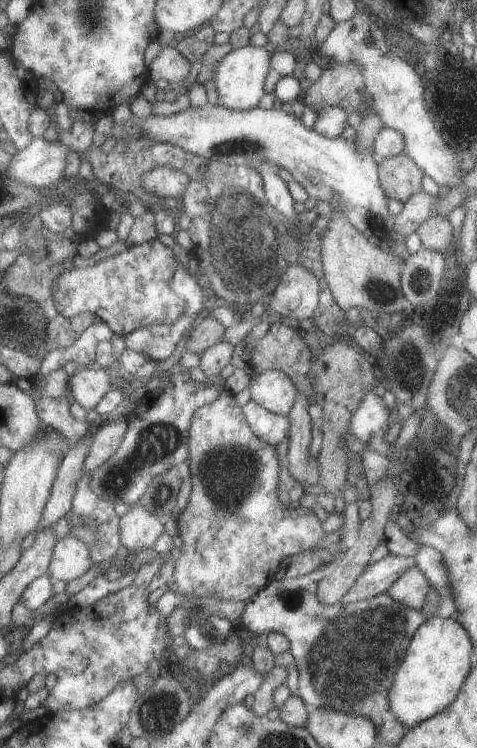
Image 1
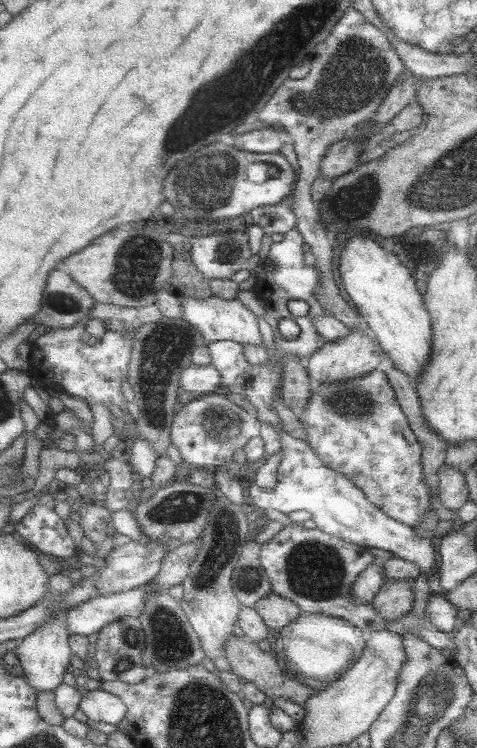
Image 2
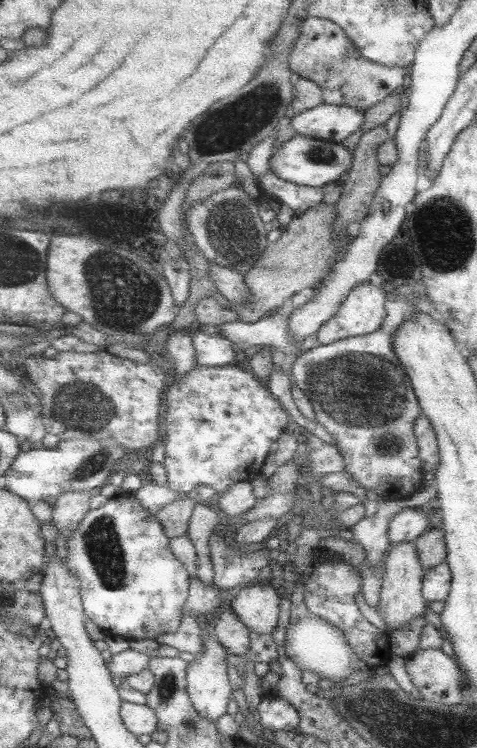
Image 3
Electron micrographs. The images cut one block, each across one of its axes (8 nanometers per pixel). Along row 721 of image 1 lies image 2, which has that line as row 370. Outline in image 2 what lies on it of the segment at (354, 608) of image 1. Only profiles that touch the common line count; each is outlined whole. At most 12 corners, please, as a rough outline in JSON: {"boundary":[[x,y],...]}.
{"boundary":[[385,372],[321,382],[299,420],[385,514],[435,512]]}

